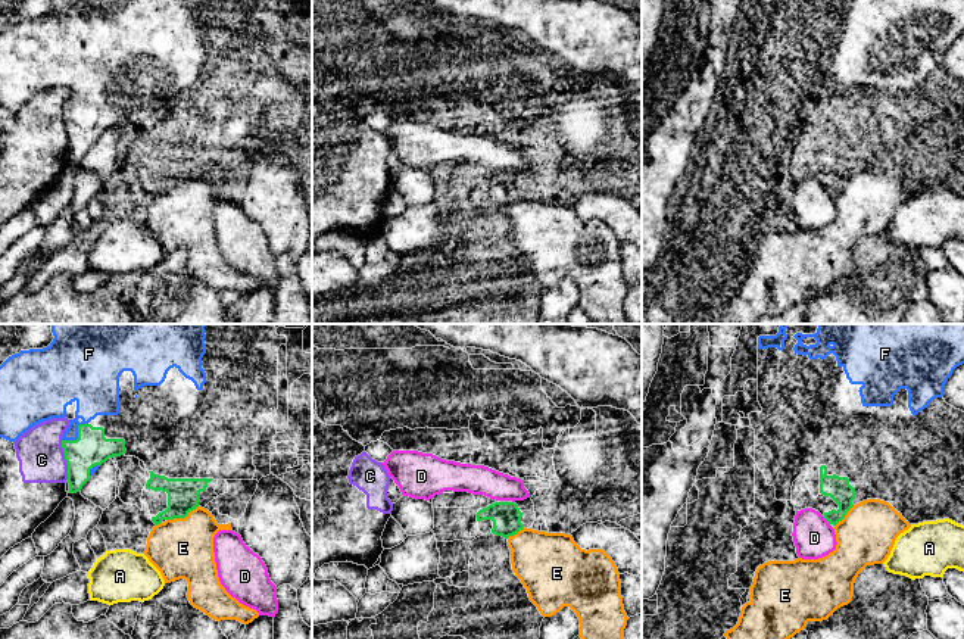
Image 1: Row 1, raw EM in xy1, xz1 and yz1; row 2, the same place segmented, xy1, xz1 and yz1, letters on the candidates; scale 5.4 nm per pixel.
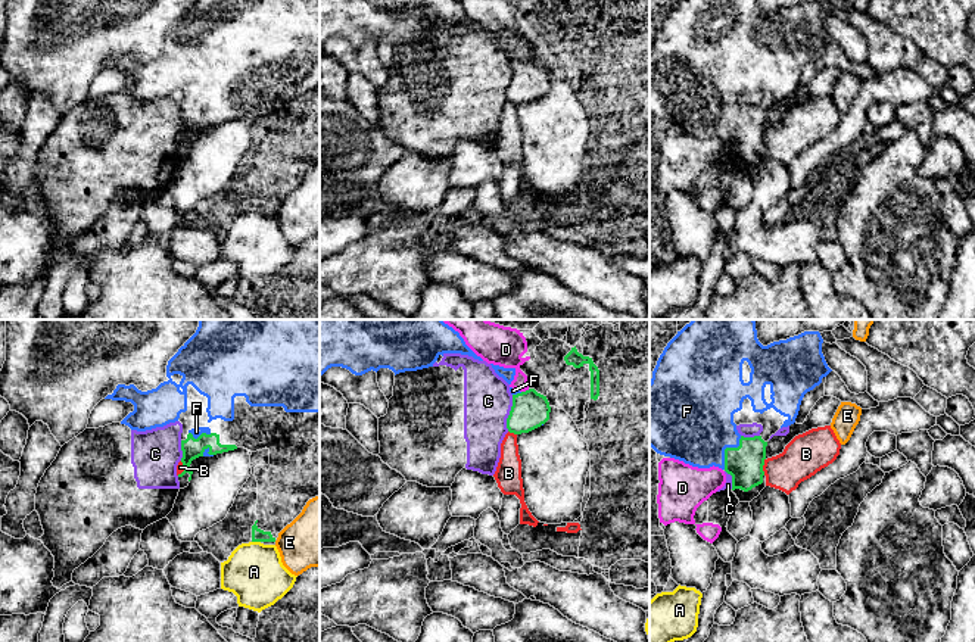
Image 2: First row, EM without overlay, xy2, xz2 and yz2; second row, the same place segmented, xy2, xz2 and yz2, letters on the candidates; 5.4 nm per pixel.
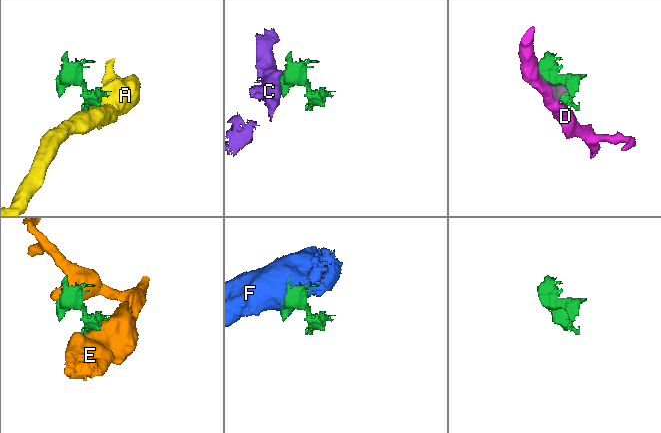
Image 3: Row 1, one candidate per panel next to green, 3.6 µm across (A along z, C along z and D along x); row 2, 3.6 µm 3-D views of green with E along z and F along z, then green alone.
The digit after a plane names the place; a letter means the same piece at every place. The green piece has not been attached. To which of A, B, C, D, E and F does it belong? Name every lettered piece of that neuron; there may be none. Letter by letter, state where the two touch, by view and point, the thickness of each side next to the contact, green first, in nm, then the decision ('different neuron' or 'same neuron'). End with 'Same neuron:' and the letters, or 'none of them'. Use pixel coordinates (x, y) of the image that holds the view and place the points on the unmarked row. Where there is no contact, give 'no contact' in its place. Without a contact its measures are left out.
A: xy2 (257, 211) | 70/320 nm | different neuron
B: yz2 (762, 137) | 190/220 nm | different neuron
C: xy1 (65, 128) | 190/260 nm | different neuron
D: yz1 (827, 190) | 130/220 nm | different neuron
E: xy1 (181, 187) | 180/340 nm | different neuron
F: yz2 (726, 118) | 190/460 nm | same neuron
Same neuron: F

